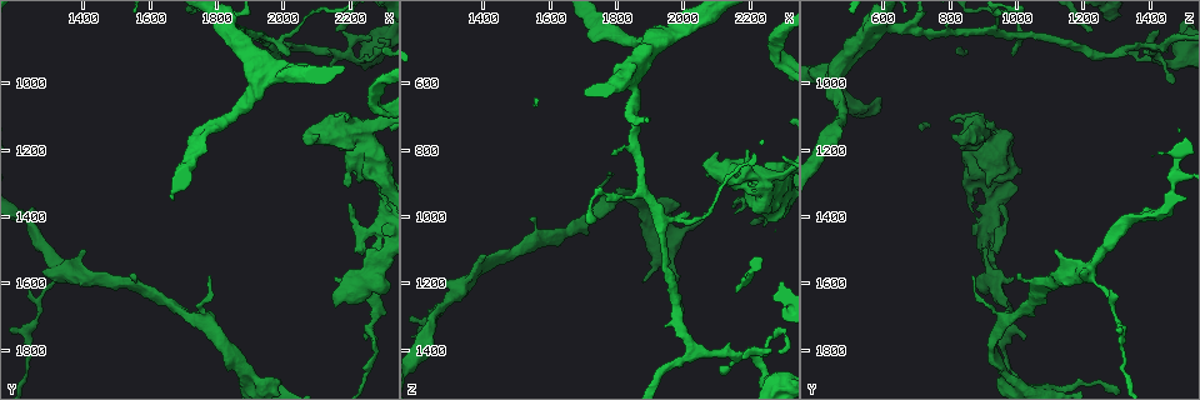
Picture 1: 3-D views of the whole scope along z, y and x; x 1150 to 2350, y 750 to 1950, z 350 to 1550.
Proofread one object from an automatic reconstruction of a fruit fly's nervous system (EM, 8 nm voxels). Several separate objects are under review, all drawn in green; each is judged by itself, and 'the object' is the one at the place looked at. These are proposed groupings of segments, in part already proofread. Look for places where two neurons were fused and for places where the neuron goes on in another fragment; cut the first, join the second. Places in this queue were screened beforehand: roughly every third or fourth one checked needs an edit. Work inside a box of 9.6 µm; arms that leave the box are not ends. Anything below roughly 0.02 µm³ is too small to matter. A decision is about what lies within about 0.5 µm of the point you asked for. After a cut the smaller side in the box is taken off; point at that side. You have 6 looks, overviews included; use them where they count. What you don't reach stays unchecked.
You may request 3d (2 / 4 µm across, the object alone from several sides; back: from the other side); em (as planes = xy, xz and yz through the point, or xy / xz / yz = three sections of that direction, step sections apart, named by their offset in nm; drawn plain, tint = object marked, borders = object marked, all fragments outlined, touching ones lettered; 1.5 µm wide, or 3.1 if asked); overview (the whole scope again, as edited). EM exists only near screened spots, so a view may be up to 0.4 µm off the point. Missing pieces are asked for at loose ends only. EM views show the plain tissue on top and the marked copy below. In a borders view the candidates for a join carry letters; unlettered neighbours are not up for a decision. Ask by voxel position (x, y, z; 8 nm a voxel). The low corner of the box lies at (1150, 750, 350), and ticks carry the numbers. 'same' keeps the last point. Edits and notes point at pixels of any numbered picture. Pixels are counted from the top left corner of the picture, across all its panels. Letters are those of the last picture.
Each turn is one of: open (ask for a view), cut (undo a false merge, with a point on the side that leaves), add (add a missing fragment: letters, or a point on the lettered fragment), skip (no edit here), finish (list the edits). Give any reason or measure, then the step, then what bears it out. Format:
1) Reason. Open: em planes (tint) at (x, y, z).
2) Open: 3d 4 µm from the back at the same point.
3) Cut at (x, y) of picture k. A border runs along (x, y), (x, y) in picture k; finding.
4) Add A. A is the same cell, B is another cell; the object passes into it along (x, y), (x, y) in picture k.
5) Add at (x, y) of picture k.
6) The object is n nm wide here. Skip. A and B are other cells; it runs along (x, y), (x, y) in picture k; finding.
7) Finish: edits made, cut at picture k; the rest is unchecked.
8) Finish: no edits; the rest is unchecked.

Free end. Open: em planes (tint) at (1710, 1180, 470).

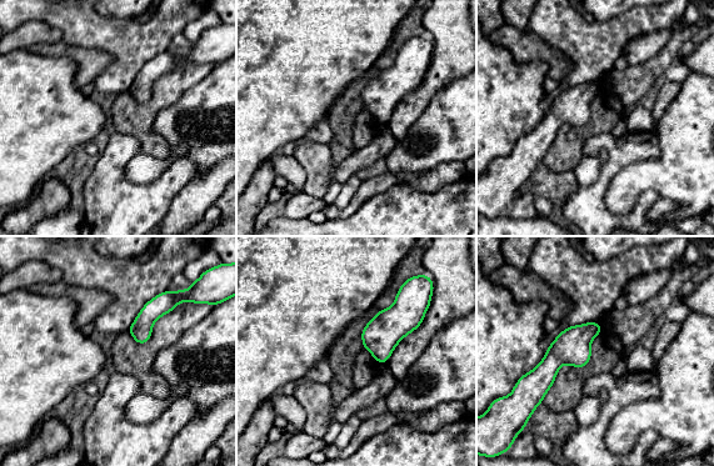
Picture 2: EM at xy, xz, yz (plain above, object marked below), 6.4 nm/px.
Open: em planes (borders) at the same point.

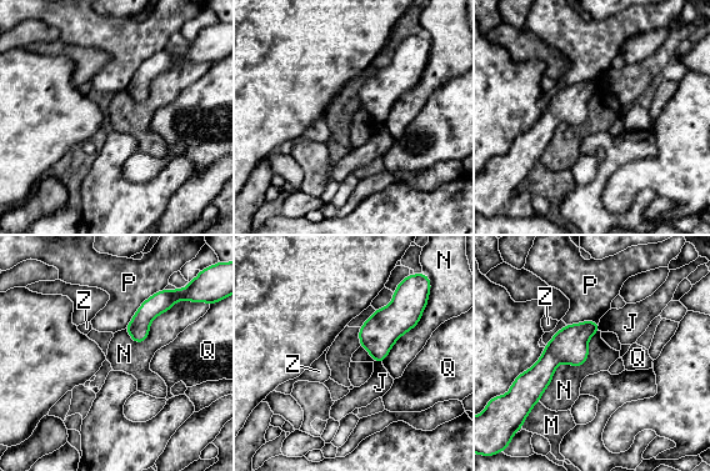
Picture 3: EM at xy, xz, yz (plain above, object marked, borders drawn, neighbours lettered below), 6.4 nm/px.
The longest contact is with N, 600 nm. Skip. J, M, N, P, Q and Z are other cells; no lettered fragment goes on from it.

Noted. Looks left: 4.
Branch stops here. Open: em planes (borders) at (2150, 1590, 980).

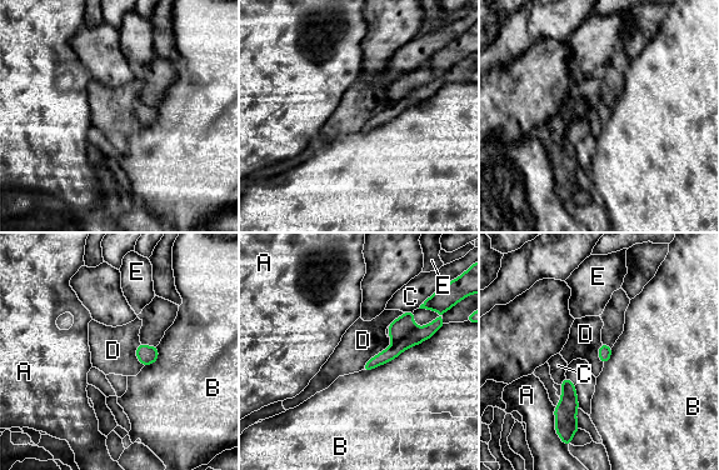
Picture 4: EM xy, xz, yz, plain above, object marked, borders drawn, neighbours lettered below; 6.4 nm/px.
Skip. A, B, C, D and E are other cells; a border runs along (392, 343), (374, 355), (362, 369) in picture 4; none of them fits.

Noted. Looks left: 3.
Sudden change in width. Open: 3d 4 µm at (2250, 940, 1490).

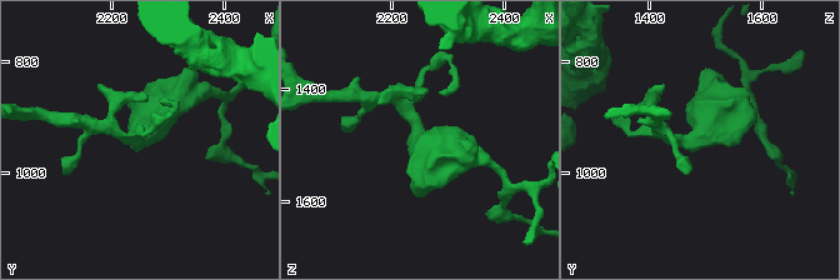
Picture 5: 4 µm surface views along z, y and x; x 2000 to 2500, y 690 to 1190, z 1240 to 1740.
Need the tissue. Open: em yz step 4 (tint) at (2255, 935, 1490).

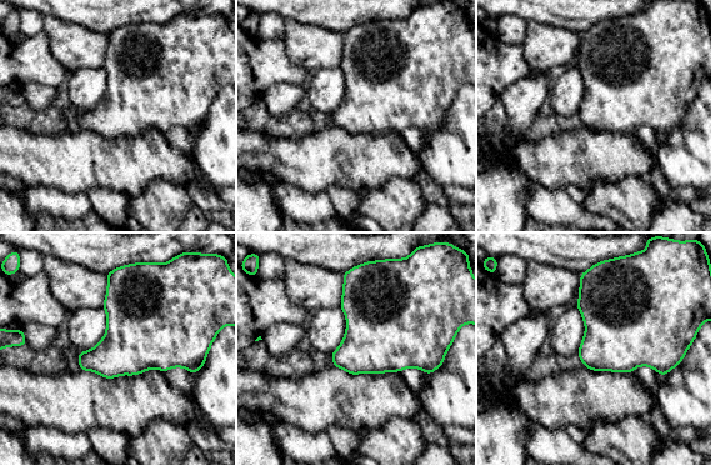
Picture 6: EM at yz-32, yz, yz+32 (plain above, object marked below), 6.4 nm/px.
Open: em planes (borders) at the same point.

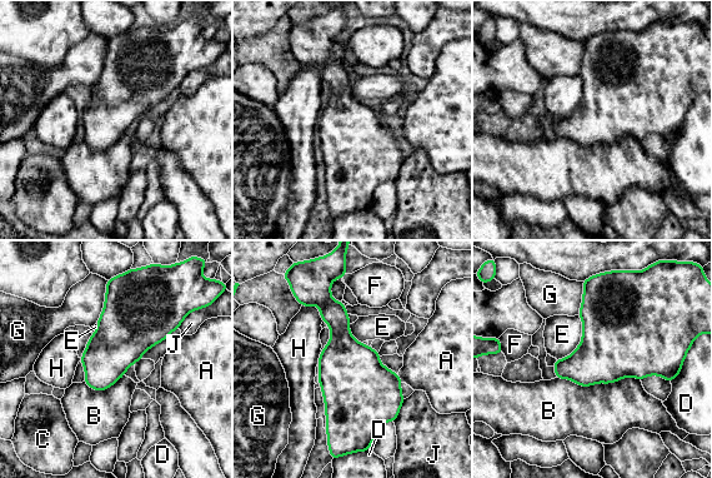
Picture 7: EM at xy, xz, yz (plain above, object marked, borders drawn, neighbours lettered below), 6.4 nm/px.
The object is 340 nm wide here. Skip. A, B, C, D, E, F, G, H and J are other cells; continuous, no second neuron.

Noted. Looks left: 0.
Finish: no edits; the rest is unchecked.

